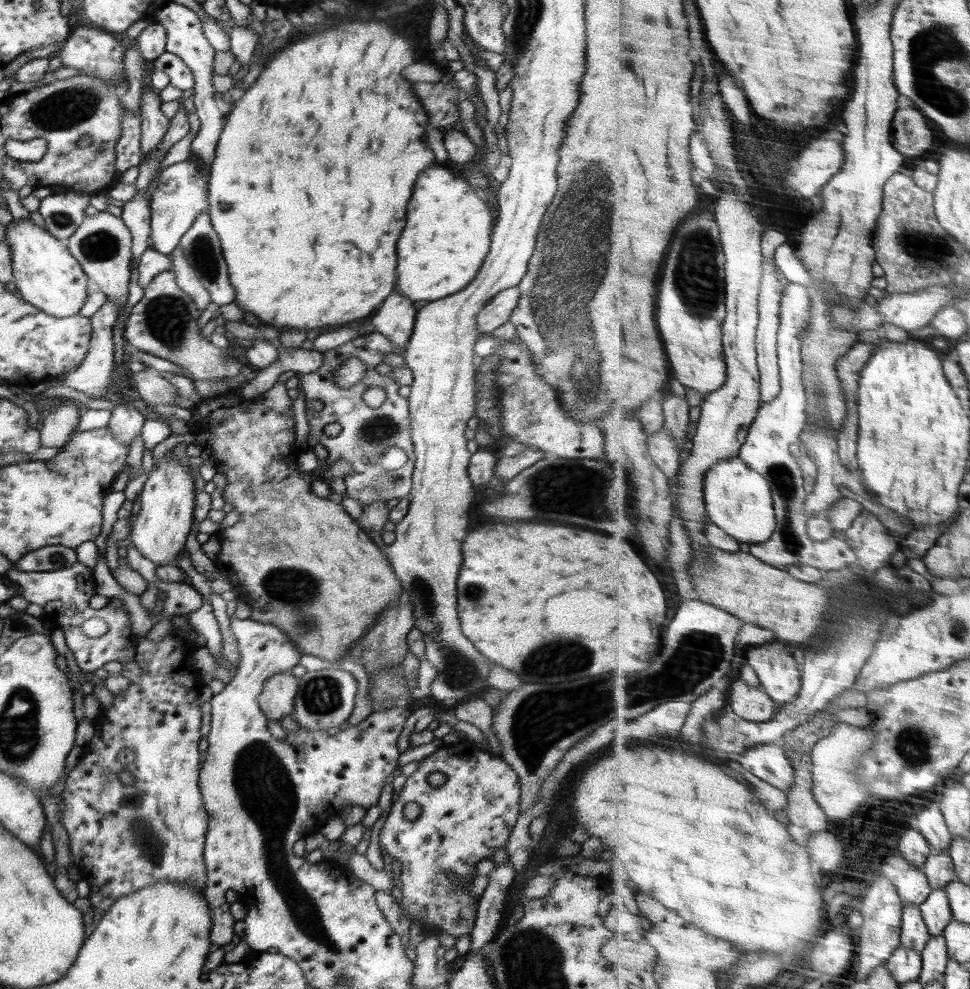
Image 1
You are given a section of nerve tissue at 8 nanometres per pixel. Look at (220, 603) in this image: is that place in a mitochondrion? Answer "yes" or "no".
no

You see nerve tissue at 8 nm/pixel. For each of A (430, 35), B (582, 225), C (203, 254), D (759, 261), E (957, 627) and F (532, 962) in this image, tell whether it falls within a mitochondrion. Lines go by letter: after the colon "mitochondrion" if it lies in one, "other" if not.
A: other
B: mitochondrion
C: mitochondrion
D: other
E: mitochondrion
F: mitochondrion

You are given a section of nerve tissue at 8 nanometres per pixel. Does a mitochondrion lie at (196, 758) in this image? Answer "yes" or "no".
no

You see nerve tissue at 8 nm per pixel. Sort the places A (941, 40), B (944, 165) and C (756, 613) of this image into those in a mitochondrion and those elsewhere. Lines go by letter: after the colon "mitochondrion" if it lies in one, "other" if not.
A: mitochondrion
B: other
C: other

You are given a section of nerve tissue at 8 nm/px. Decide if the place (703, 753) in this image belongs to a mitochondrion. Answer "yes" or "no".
no

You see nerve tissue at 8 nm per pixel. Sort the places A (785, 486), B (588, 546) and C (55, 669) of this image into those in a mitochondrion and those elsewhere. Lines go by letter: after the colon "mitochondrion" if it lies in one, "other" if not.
A: mitochondrion
B: other
C: other

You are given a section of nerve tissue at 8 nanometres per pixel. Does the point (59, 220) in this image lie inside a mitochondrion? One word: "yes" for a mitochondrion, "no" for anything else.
yes

